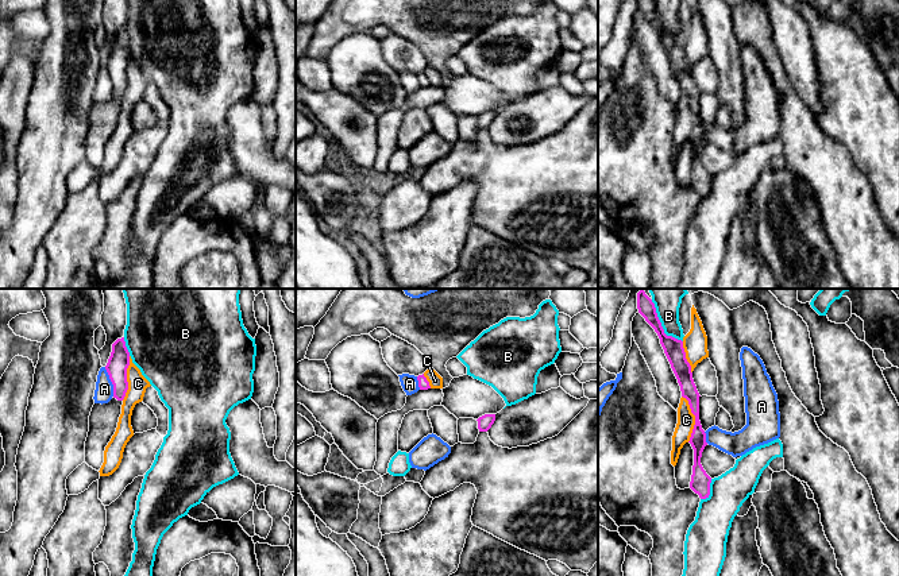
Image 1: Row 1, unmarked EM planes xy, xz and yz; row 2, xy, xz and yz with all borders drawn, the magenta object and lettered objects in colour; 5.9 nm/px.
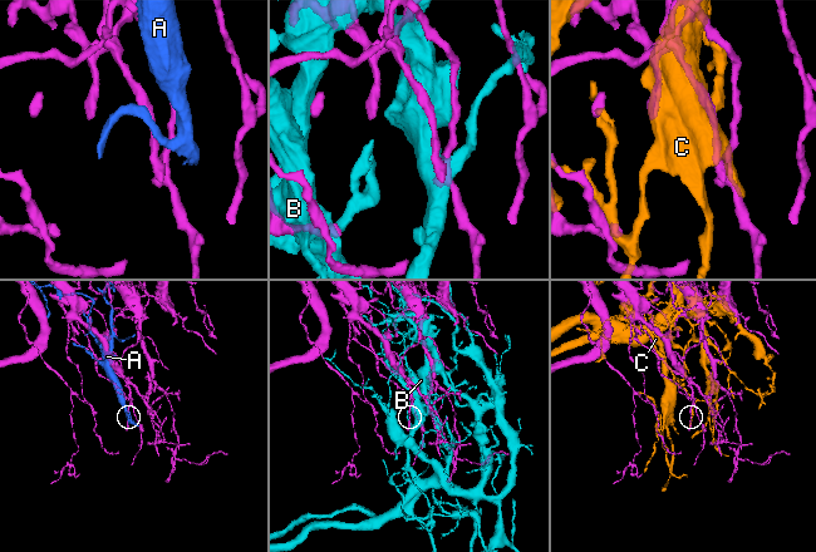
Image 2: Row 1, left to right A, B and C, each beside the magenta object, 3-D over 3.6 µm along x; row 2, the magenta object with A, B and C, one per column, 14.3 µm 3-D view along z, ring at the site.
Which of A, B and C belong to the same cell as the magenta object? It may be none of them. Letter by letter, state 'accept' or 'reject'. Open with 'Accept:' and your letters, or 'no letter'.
Accept: no letter
A: reject
B: reject
C: reject

